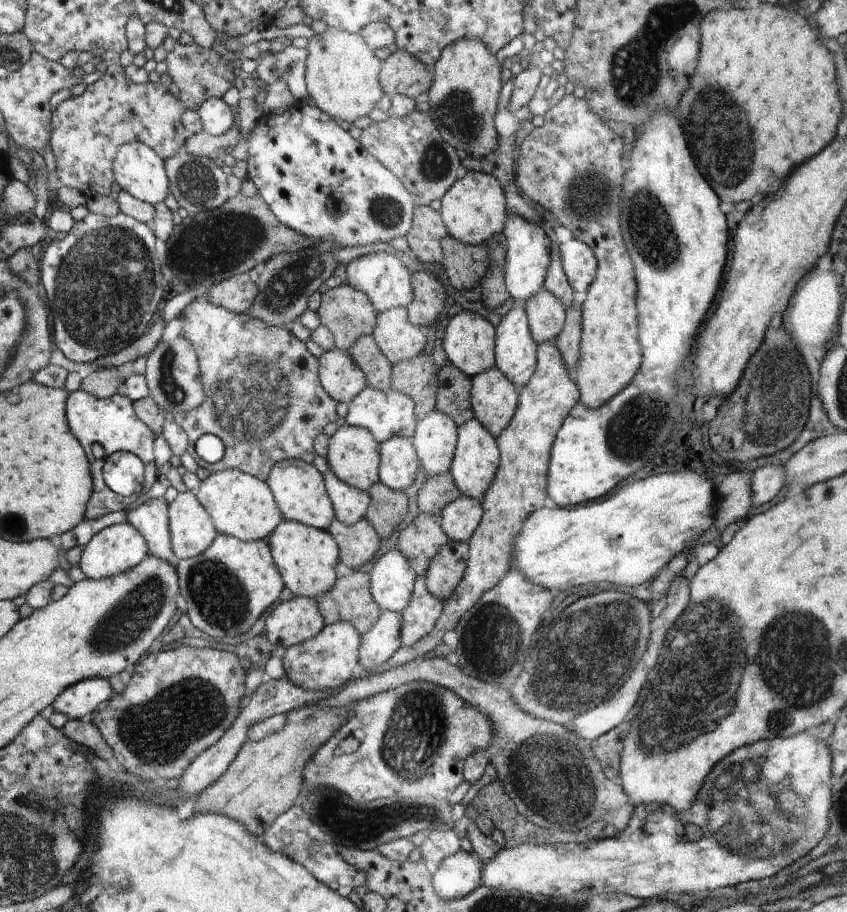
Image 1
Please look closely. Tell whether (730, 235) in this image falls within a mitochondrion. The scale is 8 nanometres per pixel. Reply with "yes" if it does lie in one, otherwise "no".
no

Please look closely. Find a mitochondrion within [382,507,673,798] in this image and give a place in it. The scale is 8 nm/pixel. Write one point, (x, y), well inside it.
(610, 621)

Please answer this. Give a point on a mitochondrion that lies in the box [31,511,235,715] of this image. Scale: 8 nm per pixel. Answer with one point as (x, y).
(134, 613)

